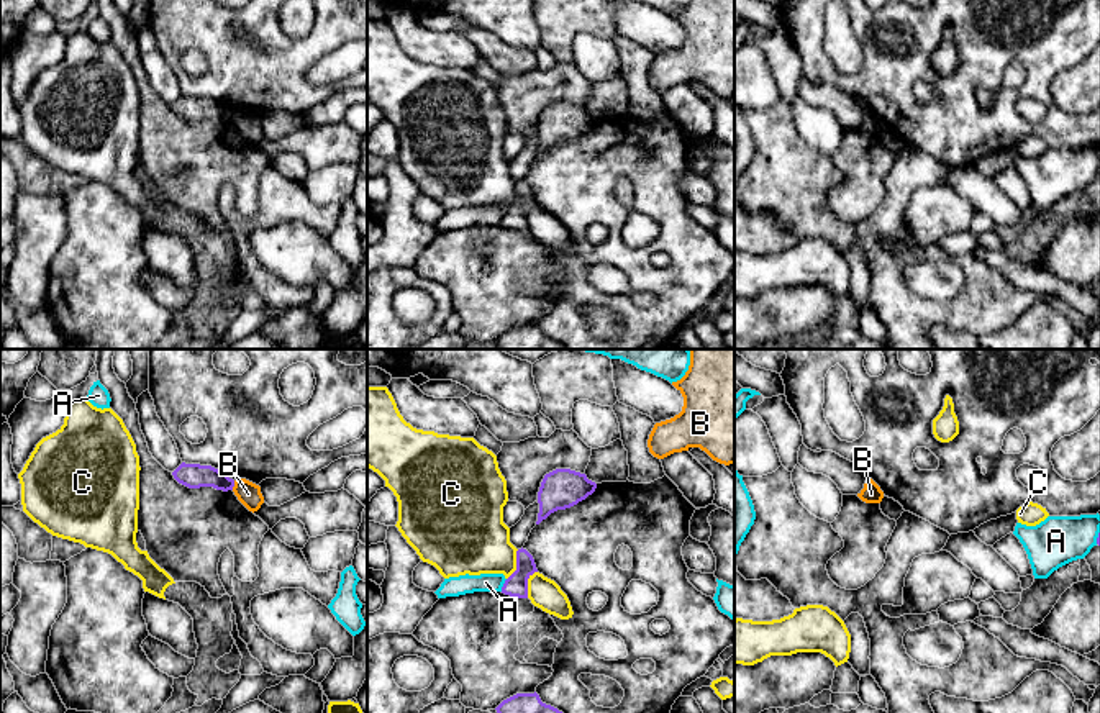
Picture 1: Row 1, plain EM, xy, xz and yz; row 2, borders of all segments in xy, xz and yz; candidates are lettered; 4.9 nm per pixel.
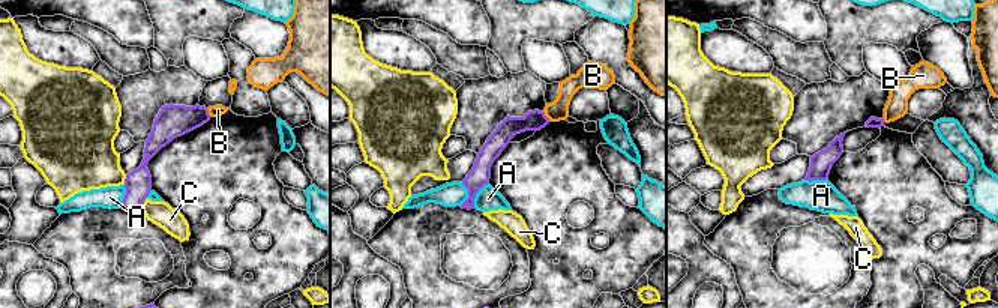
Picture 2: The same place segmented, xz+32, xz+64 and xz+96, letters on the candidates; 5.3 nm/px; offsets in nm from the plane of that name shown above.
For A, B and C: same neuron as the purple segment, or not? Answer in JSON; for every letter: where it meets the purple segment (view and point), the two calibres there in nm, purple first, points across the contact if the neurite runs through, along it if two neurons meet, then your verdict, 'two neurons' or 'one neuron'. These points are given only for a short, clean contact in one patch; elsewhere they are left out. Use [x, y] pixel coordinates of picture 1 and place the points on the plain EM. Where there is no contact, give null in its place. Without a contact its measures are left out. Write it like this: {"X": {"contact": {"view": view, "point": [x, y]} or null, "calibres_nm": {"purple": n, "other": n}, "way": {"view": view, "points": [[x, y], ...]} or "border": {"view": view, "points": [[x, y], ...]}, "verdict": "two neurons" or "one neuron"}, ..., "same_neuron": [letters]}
{"A": {"contact": {"view": "xz", "point": [504, 218]}, "calibres_nm": {"purple": 110, "other": 100}, "verdict": "two neurons"}, "B": {"contact": {"view": "xy", "point": [233, 118]}, "calibres_nm": {"purple": 130, "other": 110}, "border": {"view": "xy", "points": [[235, 113], [231, 122]]}, "verdict": "two neurons"}, "C": {"contact": {"view": "xz", "point": [517, 197]}, "calibres_nm": {"purple": 110, "other": 340}, "verdict": "two neurons"}, "same_neuron": []}

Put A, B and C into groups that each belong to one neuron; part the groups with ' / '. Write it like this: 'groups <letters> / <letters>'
groups A / B / C

